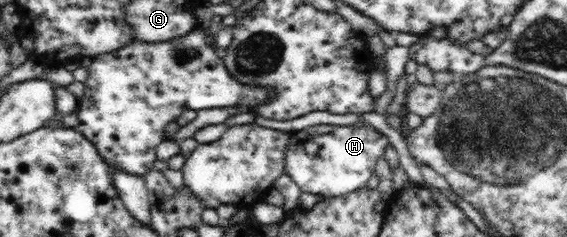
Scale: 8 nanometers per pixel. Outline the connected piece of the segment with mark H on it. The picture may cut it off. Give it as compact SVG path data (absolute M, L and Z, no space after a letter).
M371 125L310 126L291 133L289 148L285 153L284 174L290 176L301 191L319 197L336 198L348 195L367 185L388 144L388 138Z

